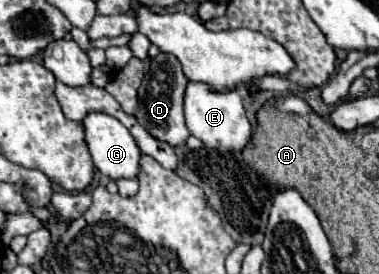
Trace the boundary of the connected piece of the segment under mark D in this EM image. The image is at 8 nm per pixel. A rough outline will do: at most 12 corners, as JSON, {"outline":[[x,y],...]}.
{"outline":[[159,53],[139,87],[135,119],[177,147],[187,77],[175,55]]}

